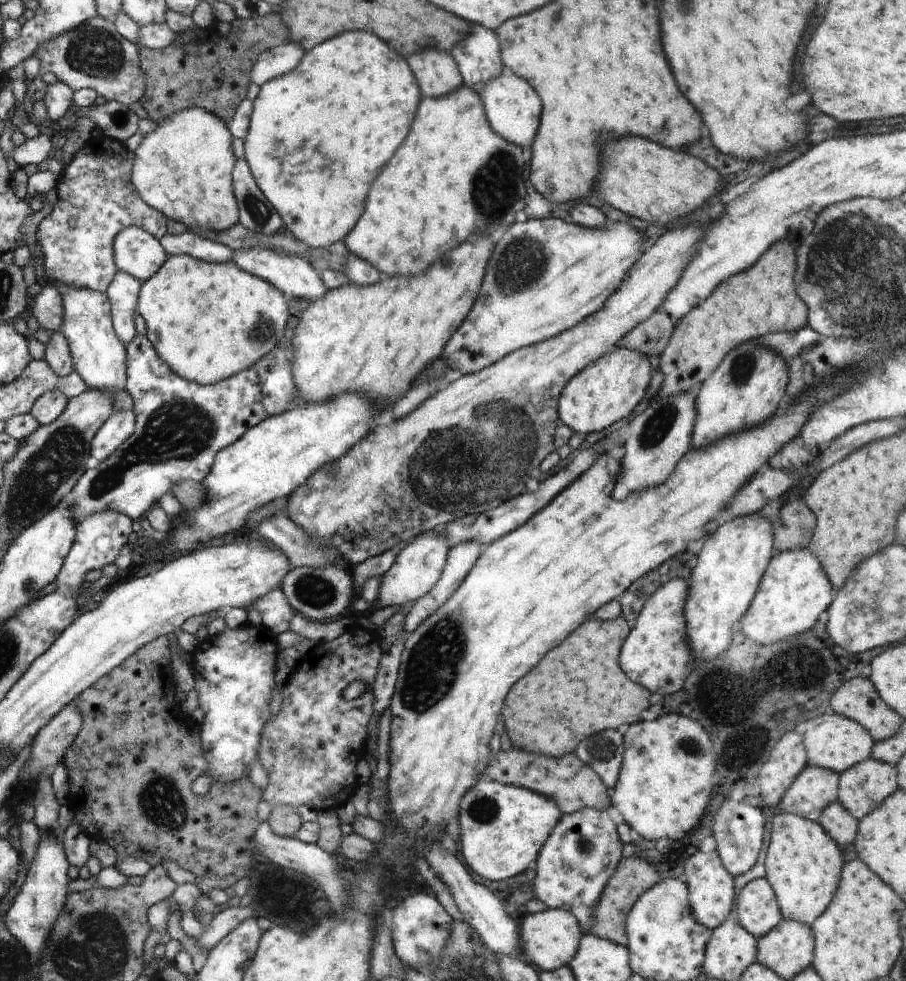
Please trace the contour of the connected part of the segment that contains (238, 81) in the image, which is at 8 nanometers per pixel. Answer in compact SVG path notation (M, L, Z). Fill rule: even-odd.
M276 11L264 14L264 16L255 15L247 19L237 16L236 20L230 22L230 32L226 36L219 33L215 24L212 24L210 28L202 28L195 24L185 32L174 34L173 38L174 42L164 50L147 48L142 53L142 66L147 74L144 108L148 118L156 124L164 122L172 114L194 107L202 108L202 110L217 116L223 120L223 124L229 124L240 102L246 99L248 86L252 82L250 72L254 68L256 59L265 52L270 52L271 48L293 42L289 28L283 22L282 16Z

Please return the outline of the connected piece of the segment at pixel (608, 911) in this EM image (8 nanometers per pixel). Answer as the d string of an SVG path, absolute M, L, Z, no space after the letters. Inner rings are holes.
M637 854L633 857L622 857L616 867L616 872L606 883L606 888L604 888L604 892L602 892L598 904L596 904L594 922L592 922L590 933L596 934L598 938L604 938L604 940L610 940L610 942L626 947L628 944L626 918L628 918L630 909L643 892L646 892L661 880L658 870L652 868L652 862L644 860Z

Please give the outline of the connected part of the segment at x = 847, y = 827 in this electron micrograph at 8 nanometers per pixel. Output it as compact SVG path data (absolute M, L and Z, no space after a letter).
M835 802L828 808L824 808L817 822L841 848L856 840L858 821L840 802Z

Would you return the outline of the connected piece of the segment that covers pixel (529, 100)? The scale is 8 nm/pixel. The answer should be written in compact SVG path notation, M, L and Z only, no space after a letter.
M506 67L500 76L496 76L496 80L490 80L478 93L482 96L486 118L492 130L520 148L532 148L542 116L542 102L532 86Z

